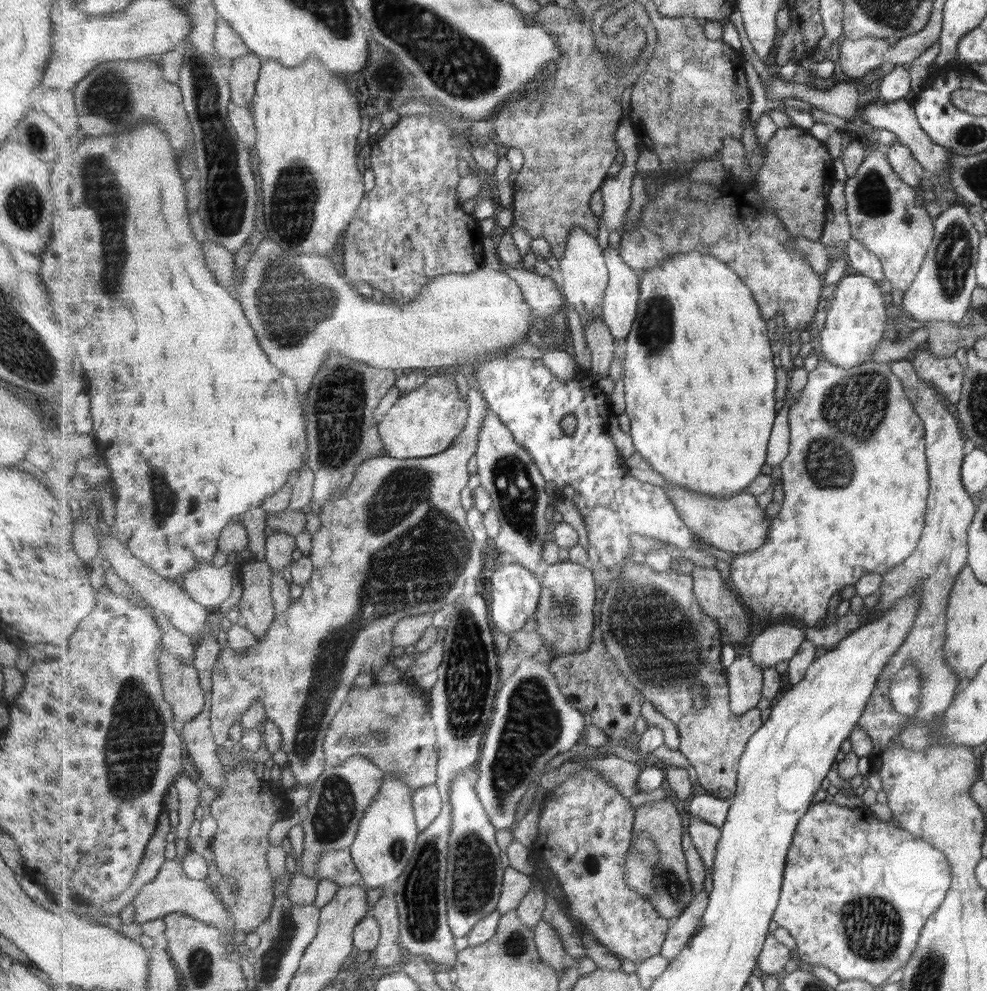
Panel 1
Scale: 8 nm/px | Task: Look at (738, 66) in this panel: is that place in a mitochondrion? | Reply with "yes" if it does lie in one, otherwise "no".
no

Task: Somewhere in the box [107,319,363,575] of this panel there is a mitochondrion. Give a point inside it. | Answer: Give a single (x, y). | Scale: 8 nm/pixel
(164, 501)

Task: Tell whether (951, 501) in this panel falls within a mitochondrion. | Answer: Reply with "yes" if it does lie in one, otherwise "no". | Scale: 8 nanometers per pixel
no

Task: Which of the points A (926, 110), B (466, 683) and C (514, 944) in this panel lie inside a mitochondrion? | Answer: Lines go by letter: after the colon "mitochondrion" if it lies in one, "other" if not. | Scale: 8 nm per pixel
A: other
B: mitochondrion
C: mitochondrion

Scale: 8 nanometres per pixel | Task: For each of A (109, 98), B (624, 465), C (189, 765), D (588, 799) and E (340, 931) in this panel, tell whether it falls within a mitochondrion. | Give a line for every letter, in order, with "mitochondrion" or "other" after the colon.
A: mitochondrion
B: other
C: other
D: other
E: other

